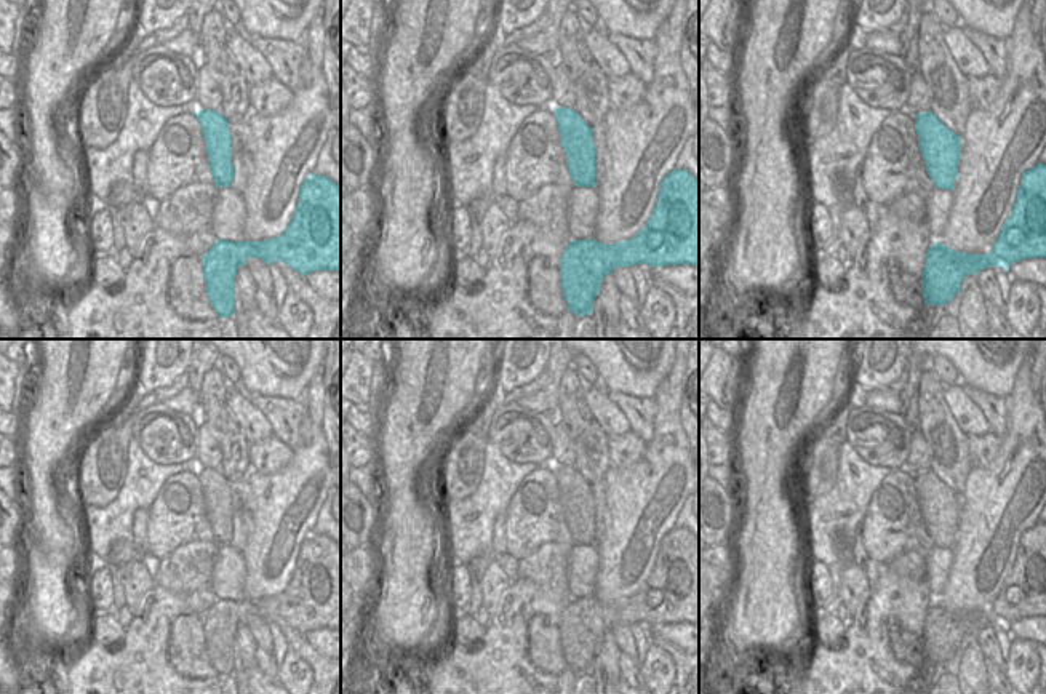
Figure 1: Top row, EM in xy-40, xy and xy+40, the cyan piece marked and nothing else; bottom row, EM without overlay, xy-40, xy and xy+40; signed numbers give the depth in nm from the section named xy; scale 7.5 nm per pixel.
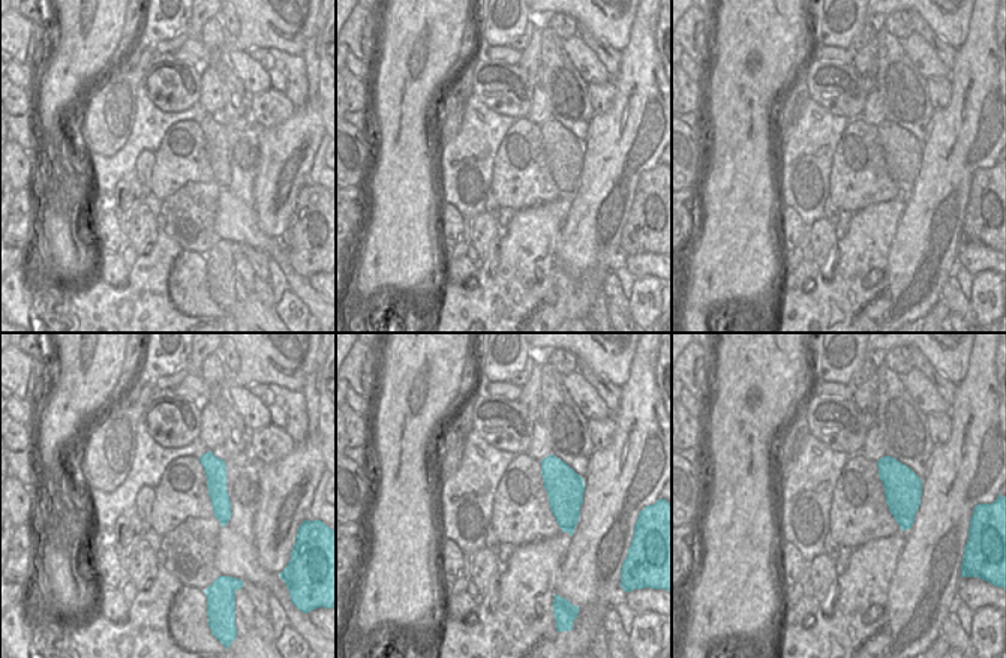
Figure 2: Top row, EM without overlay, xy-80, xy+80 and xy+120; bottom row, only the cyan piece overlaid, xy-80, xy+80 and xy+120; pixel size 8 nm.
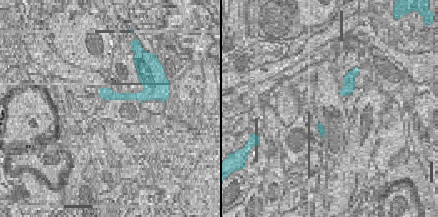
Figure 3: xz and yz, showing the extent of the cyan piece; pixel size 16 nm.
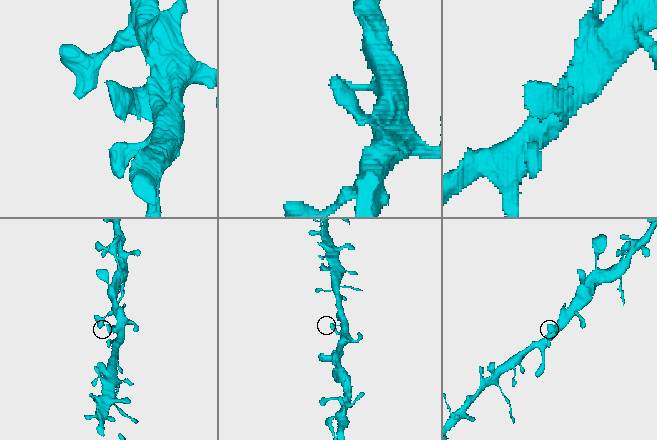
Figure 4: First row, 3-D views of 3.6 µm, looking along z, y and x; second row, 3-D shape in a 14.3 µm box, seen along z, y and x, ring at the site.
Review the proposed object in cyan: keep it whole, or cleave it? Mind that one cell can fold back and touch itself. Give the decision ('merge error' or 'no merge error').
no merge error

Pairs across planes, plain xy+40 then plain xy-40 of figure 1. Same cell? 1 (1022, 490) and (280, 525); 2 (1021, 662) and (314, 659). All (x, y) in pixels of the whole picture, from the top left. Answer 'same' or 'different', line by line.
1: same
2: different

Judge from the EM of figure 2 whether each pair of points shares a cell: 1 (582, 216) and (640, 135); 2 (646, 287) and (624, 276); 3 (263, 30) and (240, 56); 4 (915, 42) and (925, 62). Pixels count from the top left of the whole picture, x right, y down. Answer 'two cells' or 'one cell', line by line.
1: one cell
2: two cells
3: two cells
4: one cell

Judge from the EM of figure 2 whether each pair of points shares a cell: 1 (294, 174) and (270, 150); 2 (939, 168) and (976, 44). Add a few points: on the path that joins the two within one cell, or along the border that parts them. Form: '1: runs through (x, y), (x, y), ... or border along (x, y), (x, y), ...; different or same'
1: runs through (288, 168), (276, 156); same
2: runs through (964, 138), (976, 125), (976, 75); same

